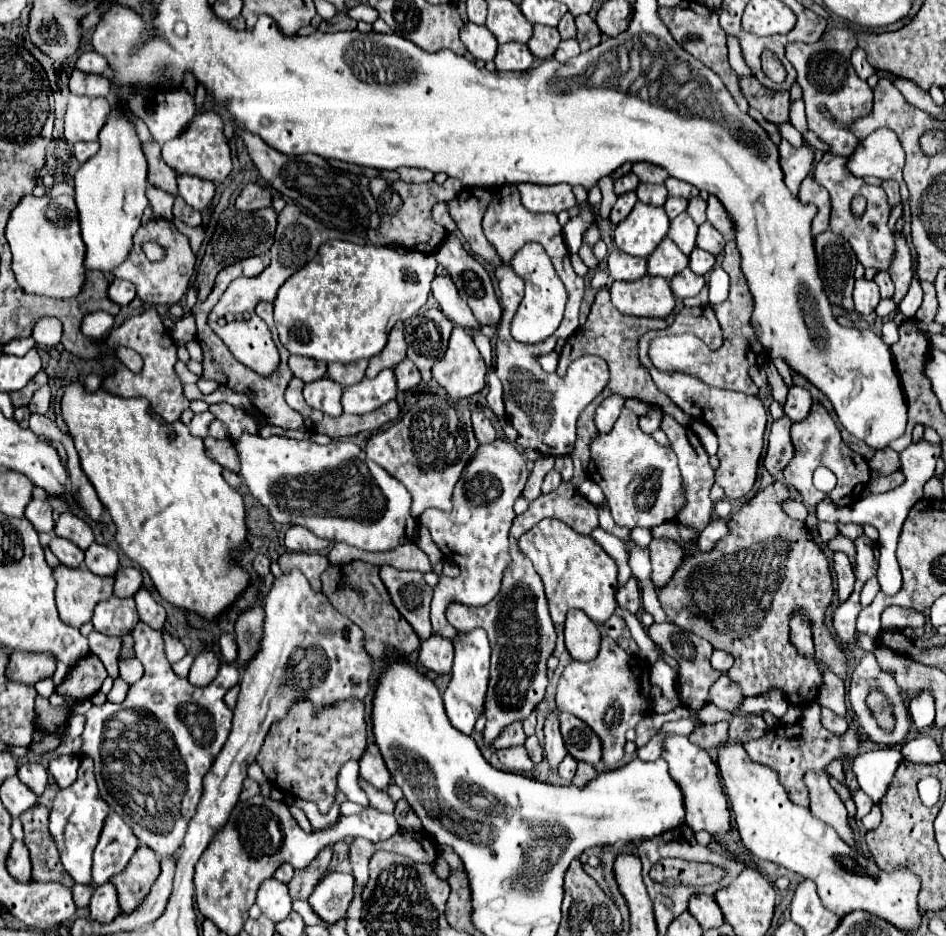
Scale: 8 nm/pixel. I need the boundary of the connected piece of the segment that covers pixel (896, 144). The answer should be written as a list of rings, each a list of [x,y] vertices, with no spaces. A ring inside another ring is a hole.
[[[883,127],[871,133],[857,151],[849,157],[847,167],[855,177],[879,177],[879,179],[893,179],[899,181],[901,203],[908,200],[909,191],[903,179],[903,165],[905,153],[901,141],[895,131]]]

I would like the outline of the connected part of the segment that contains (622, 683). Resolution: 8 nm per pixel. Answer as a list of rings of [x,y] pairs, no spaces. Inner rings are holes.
[[[605,636],[601,640],[597,659],[589,663],[571,661],[559,679],[555,697],[557,709],[573,713],[599,735],[603,745],[605,767],[615,767],[615,763],[623,759],[627,729],[635,727],[649,713],[649,667],[645,667],[643,661],[641,665],[643,667],[629,667],[629,654],[613,639]]]

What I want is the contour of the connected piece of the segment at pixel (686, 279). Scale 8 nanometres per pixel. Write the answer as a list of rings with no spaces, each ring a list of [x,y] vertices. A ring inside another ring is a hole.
[[[683,269],[683,273],[677,273],[671,279],[671,289],[677,299],[695,297],[703,289],[703,285],[705,285],[705,279],[701,275],[691,273],[691,269]]]

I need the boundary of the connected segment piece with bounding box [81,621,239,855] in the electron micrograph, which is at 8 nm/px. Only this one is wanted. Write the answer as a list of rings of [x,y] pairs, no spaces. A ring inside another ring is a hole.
[[[139,621],[133,629],[135,637],[135,657],[143,663],[143,679],[129,687],[127,699],[123,703],[105,703],[87,711],[87,723],[83,731],[83,747],[89,757],[95,761],[95,777],[99,783],[101,797],[115,809],[125,823],[133,829],[139,841],[149,845],[157,855],[175,853],[185,837],[187,821],[195,813],[195,805],[203,795],[203,777],[211,769],[215,757],[225,745],[231,733],[233,711],[225,705],[225,693],[239,683],[239,669],[235,663],[223,661],[217,679],[207,687],[195,687],[187,679],[177,677],[171,669],[171,663],[163,651],[162,631],[151,629]]]

